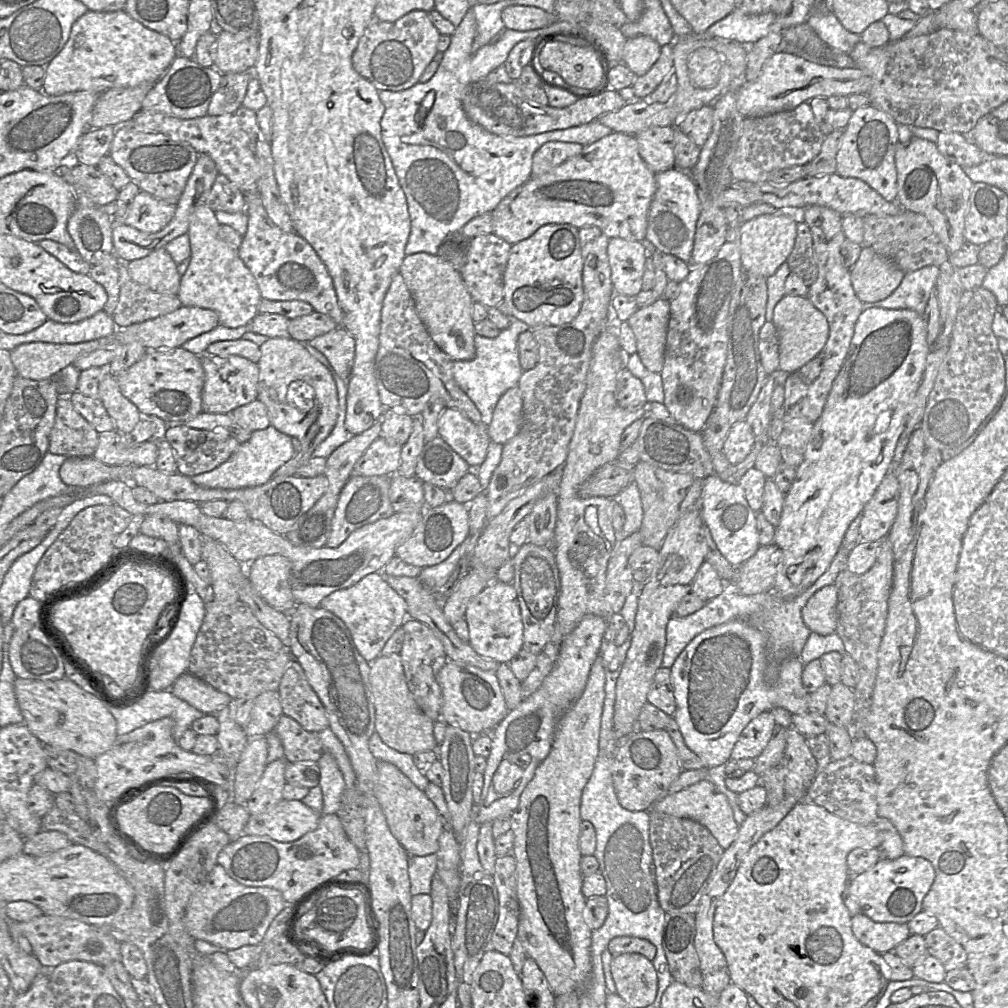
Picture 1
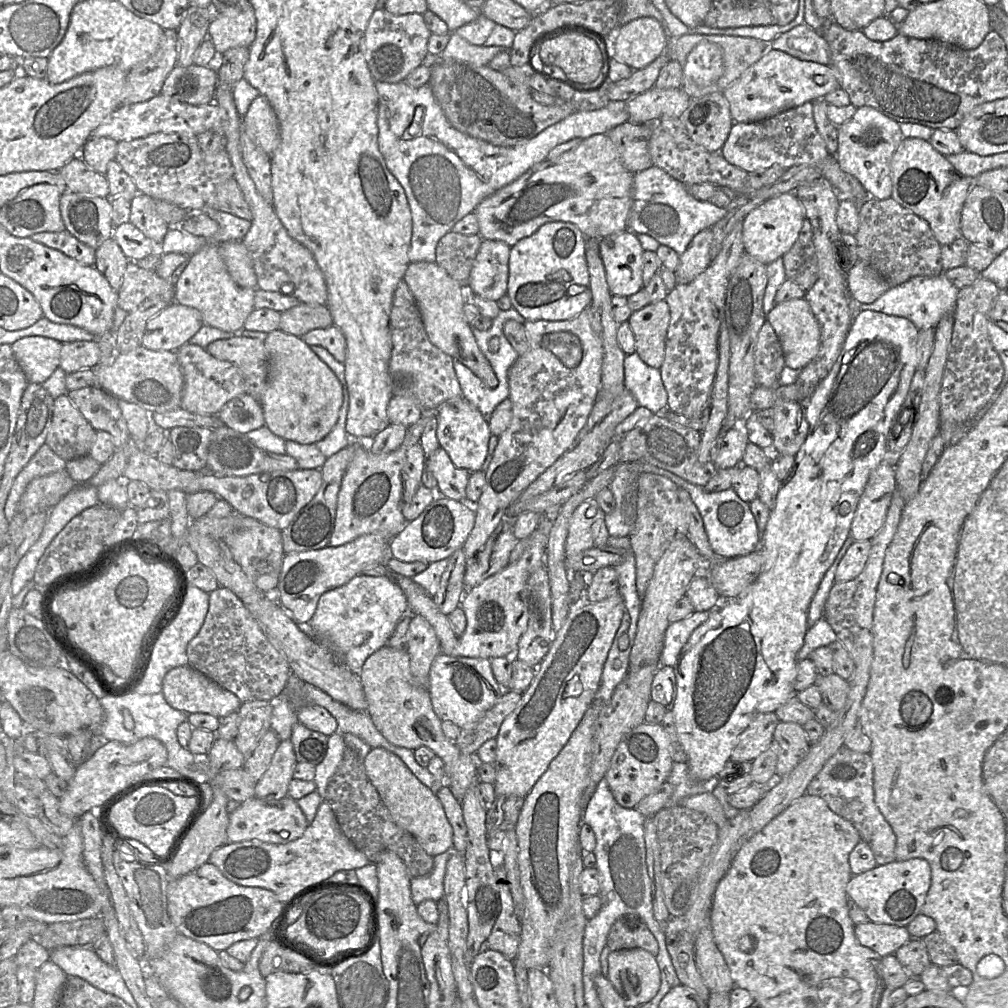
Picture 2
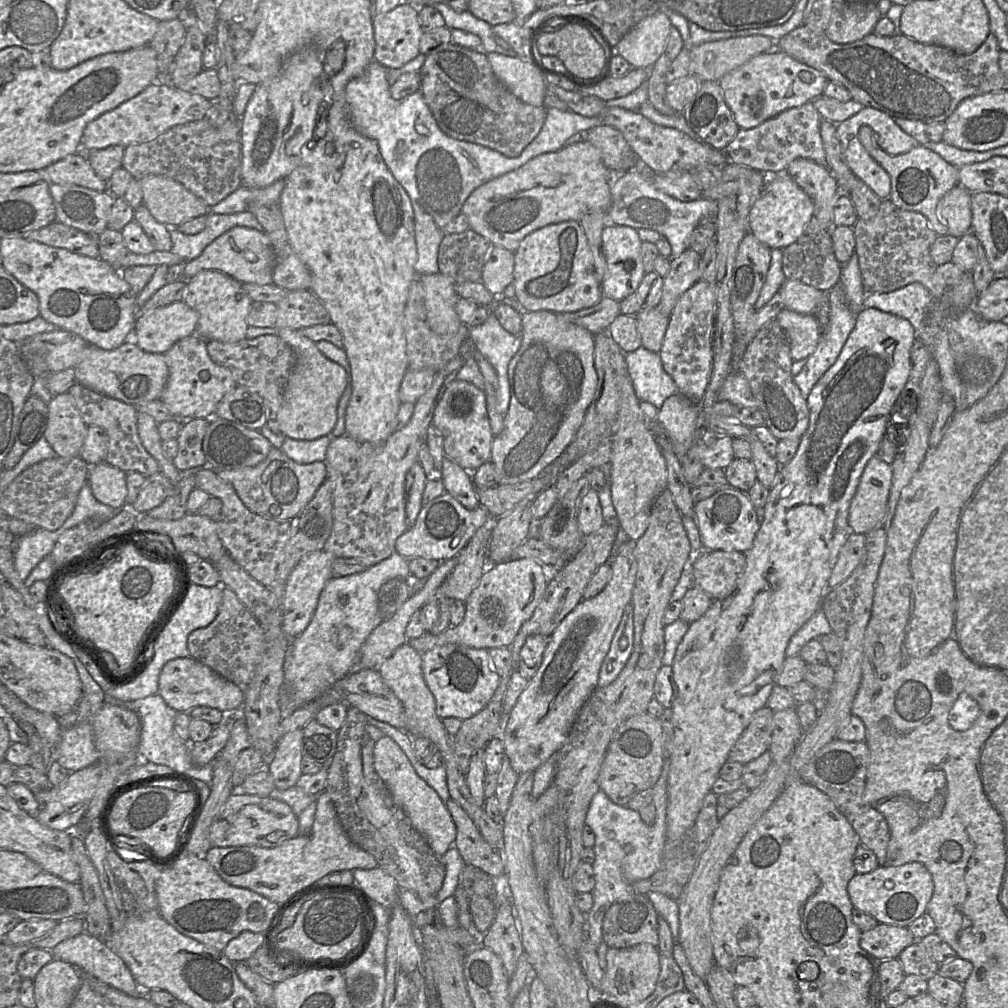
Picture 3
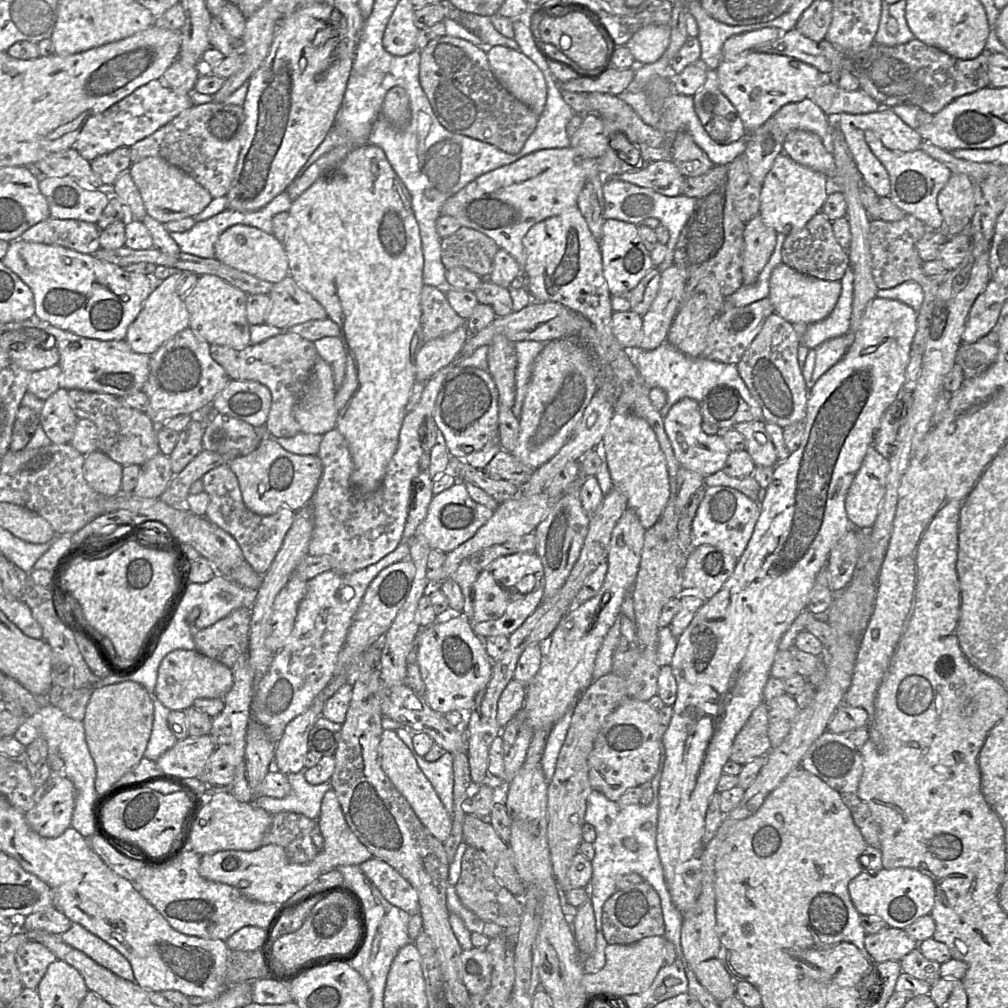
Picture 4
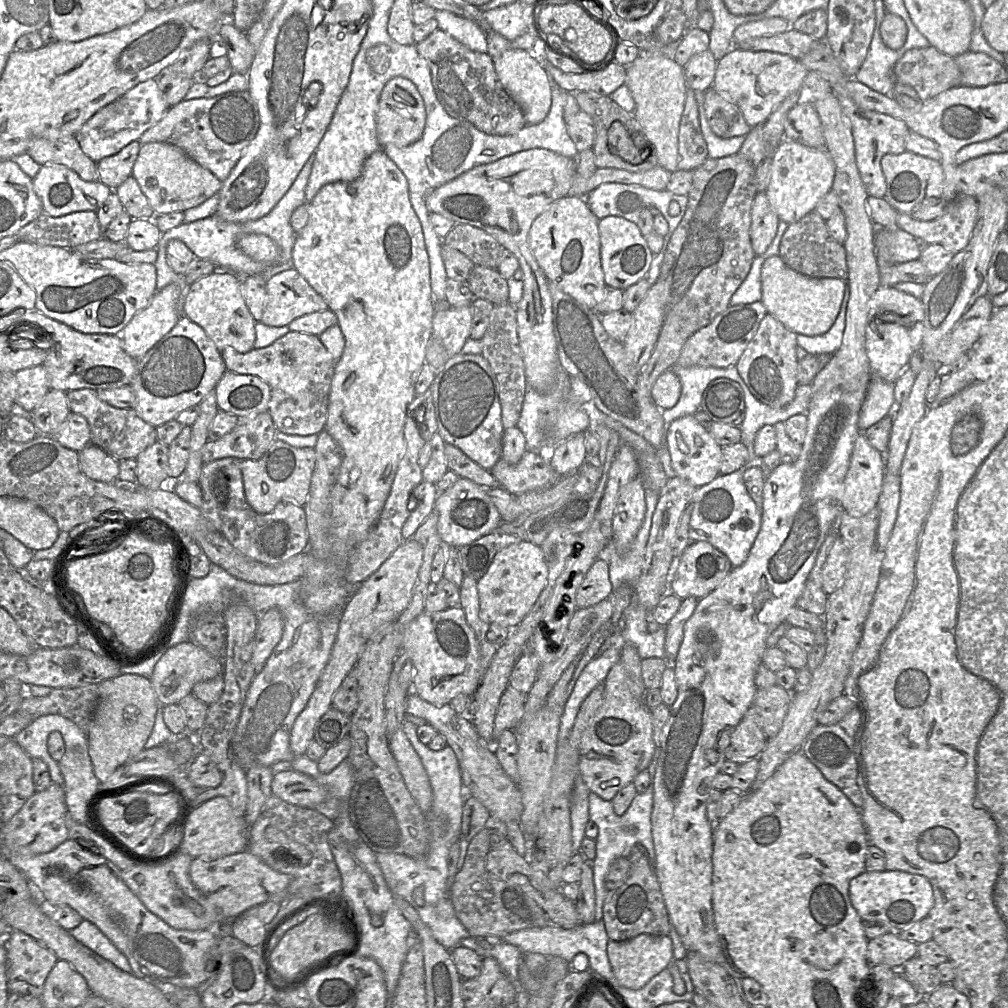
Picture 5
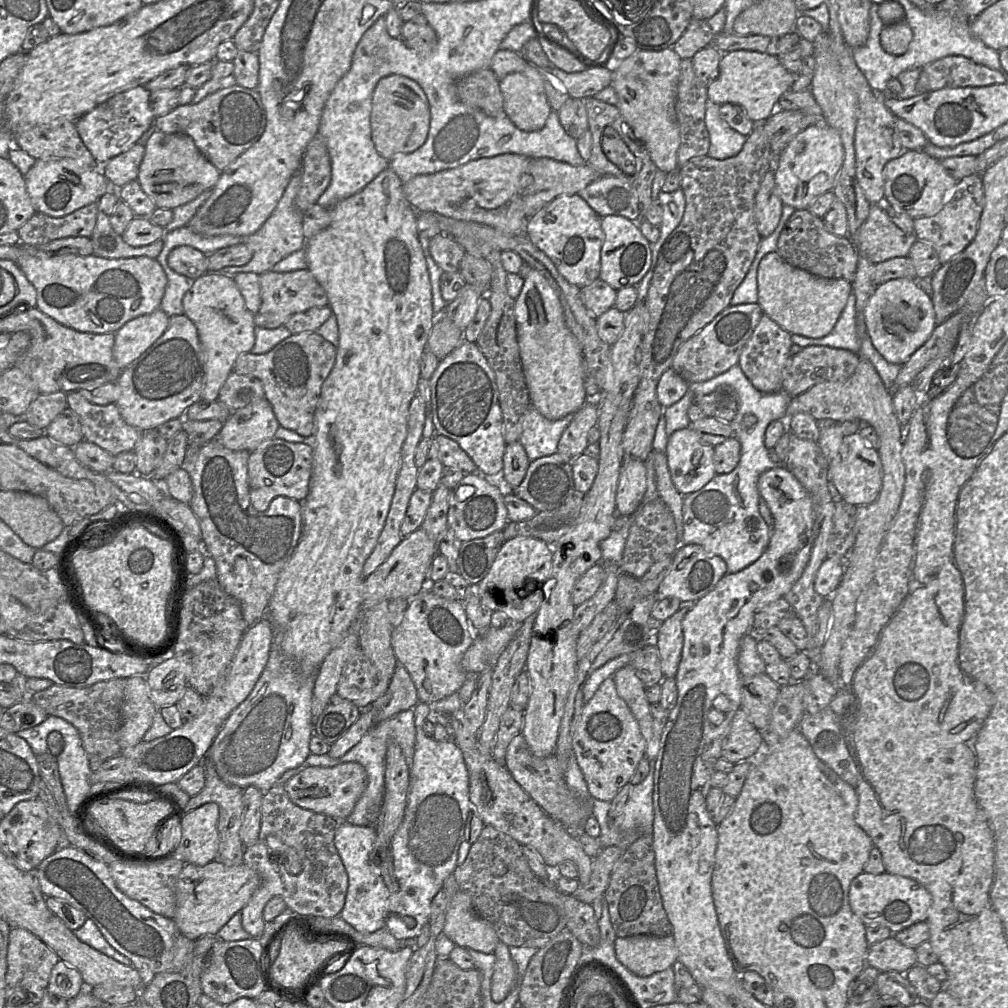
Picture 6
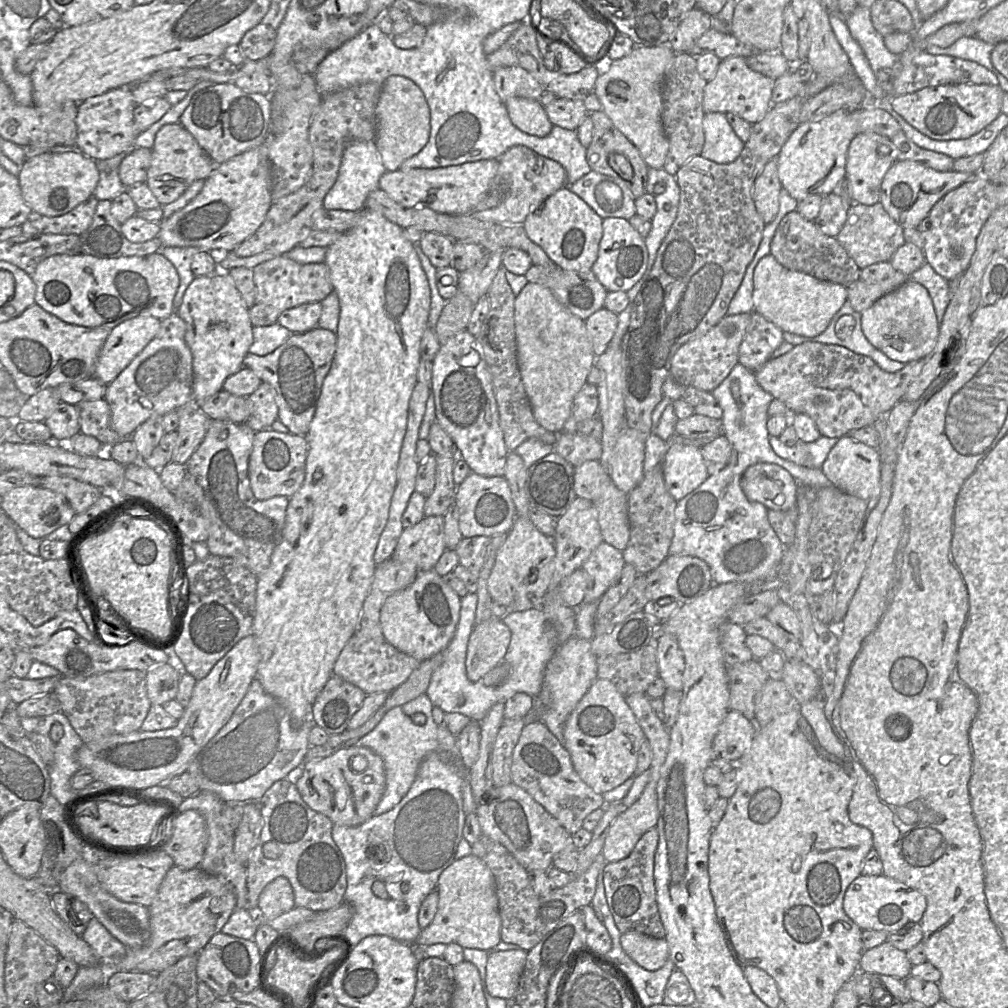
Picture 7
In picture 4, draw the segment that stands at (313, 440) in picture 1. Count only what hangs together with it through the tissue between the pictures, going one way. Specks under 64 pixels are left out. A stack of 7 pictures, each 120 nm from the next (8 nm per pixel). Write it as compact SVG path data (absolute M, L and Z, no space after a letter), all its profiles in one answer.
M319 356L303 396L294 408L294 417L303 433L323 435L336 428L333 370Z

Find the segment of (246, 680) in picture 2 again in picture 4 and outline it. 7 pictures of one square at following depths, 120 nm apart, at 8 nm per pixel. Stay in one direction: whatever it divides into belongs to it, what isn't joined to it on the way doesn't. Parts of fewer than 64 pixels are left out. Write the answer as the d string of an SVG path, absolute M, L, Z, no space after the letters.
M241 607L194 636L201 654L232 668L242 653L248 652L251 608Z

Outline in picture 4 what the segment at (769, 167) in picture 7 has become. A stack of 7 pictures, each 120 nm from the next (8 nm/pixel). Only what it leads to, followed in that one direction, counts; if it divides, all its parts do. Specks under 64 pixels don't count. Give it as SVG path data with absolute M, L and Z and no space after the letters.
M759 215L754 216L744 230L742 285L754 284L768 263L777 239L777 232L767 226Z

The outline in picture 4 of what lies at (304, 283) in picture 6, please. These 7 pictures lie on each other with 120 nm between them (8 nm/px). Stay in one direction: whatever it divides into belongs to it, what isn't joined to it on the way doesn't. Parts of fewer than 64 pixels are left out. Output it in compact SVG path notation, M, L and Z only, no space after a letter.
M290 275L273 284L265 323L280 329L327 318L325 309Z

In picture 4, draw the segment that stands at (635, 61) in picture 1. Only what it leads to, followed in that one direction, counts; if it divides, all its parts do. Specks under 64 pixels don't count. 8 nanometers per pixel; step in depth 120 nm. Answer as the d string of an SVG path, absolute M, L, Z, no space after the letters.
M648 25L637 31L626 43L635 61L641 64L656 62L670 42L670 25Z

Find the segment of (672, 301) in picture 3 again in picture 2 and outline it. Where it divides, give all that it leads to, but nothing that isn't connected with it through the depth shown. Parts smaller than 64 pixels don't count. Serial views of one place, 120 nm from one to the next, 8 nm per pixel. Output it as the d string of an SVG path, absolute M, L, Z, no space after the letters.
M710 228L697 233L683 254L674 271L677 284L688 284L703 273L711 264L710 247L713 234Z

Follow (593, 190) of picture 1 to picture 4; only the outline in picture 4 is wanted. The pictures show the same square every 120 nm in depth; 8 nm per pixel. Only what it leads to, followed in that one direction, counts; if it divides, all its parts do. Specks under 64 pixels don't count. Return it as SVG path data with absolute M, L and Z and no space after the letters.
M572 146L542 149L478 176L451 196L444 203L441 212L443 215L456 218L462 226L473 228L490 237L500 249L504 249L515 258L523 273L526 262L523 245L525 234L537 222L577 205L578 195L587 179L597 174L600 174L597 160L580 153Z

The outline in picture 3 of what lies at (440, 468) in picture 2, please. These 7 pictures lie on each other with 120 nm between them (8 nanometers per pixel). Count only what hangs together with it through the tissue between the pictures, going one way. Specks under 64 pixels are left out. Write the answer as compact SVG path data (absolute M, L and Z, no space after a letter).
M447 456L444 457L438 477L442 480L445 492L469 509L479 506L477 488L472 480L472 473L462 468Z

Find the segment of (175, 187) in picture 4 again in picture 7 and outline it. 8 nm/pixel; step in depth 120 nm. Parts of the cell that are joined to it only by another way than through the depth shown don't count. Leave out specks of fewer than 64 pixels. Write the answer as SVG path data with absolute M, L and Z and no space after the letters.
M180 123L166 124L157 132L146 184L163 205L176 201L197 180L205 180L217 167L196 138Z

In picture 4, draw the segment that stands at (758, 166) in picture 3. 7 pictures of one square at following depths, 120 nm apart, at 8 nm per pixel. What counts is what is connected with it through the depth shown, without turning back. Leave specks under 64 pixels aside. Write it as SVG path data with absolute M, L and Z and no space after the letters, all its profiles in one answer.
M811 98L785 104L771 118L775 119L784 136L793 130L805 130L828 141L831 133L829 117Z

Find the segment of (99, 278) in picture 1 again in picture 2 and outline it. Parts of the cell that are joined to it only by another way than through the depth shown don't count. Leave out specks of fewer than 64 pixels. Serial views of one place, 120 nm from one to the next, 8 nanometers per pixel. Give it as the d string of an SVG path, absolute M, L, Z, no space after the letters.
M113 237L104 241L97 249L95 256L96 269L104 275L114 291L118 292L125 270L130 260Z

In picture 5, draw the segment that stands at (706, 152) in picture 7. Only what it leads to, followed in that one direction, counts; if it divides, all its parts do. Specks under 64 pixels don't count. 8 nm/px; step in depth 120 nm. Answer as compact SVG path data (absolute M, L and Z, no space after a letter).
M695 91L695 98L698 105L700 128L707 143L708 158L722 158L739 152L746 137L735 136L732 138L720 138L711 129L704 109L704 94L702 91Z

